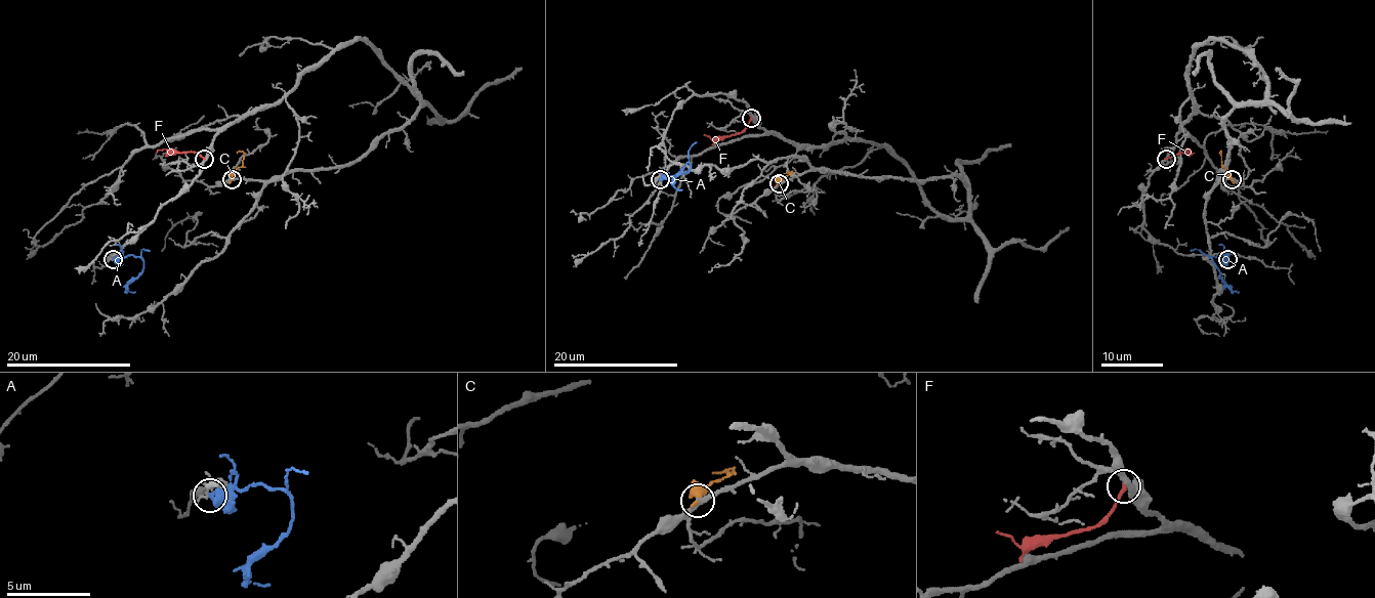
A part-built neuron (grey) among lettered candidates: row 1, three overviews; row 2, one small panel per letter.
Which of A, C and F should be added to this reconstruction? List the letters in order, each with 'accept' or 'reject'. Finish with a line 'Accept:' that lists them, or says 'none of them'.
A: reject
C: reject
F: reject
Accept: none of them

